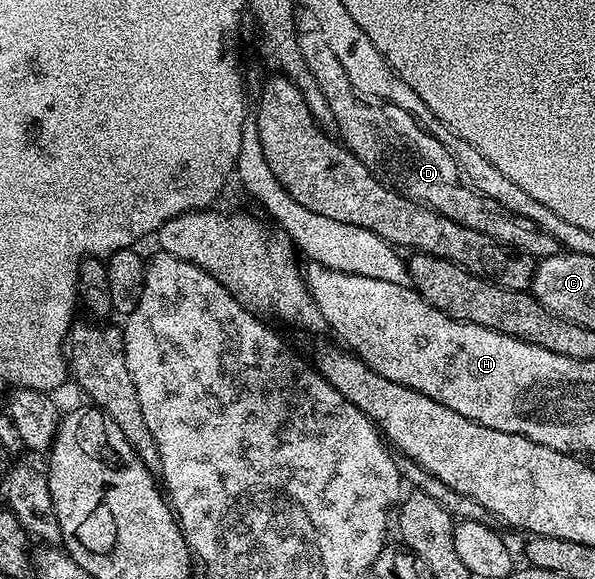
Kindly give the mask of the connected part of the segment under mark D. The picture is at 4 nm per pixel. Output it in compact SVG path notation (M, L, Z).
M314 45L304 50L302 61L327 99L334 116L333 124L342 132L340 137L346 148L351 149L356 159L360 159L360 163L364 163L364 167L368 167L368 171L383 185L417 205L427 205L448 219L464 227L472 227L472 231L480 231L501 244L511 245L532 258L551 257L560 252L557 239L545 233L539 225L509 213L498 206L497 201L491 201L489 196L482 194L481 197L476 190L469 189L474 187L464 180L451 150L438 138L429 135L421 137L408 119L392 111L392 105L368 107L348 79L340 79L330 73L330 65L322 61L322 53L318 53Z

